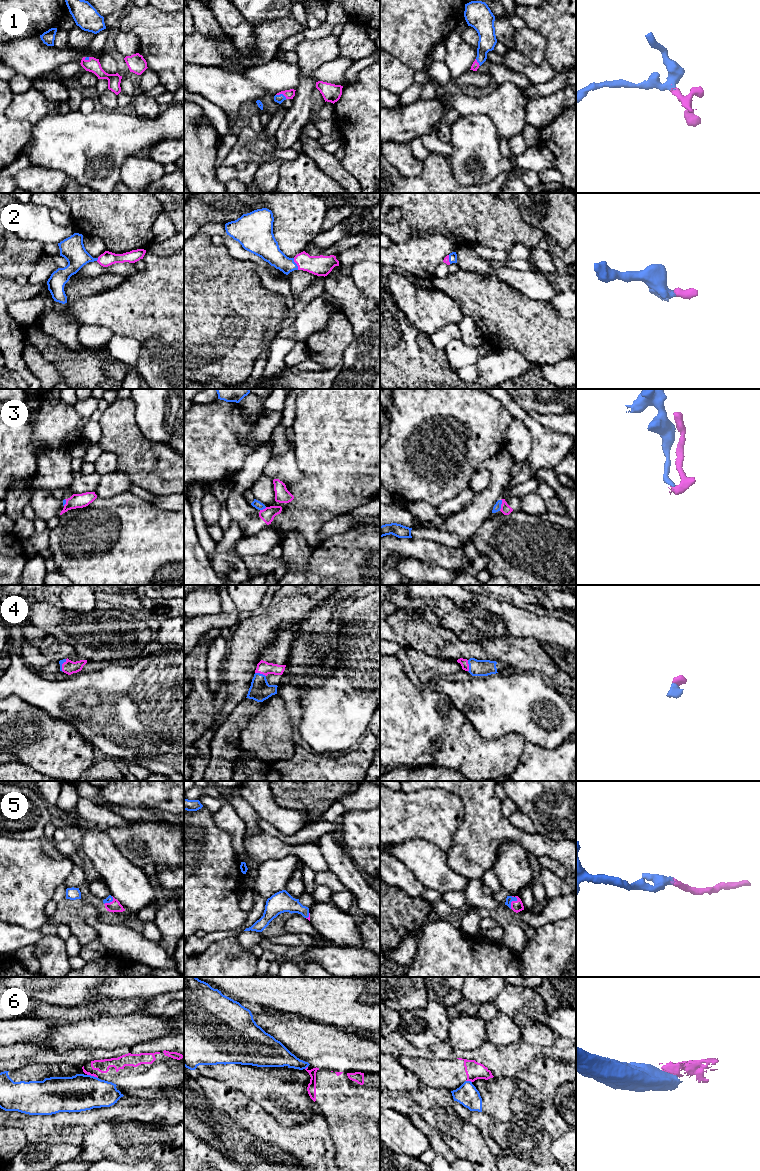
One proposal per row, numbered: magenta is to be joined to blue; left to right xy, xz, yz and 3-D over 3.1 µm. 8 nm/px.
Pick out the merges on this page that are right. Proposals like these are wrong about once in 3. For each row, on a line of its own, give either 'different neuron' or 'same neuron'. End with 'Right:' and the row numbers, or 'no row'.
1: same neuron
2: same neuron
3: different neuron
4: same neuron
5: same neuron
6: different neuron
Right: 1, 2, 4, 5

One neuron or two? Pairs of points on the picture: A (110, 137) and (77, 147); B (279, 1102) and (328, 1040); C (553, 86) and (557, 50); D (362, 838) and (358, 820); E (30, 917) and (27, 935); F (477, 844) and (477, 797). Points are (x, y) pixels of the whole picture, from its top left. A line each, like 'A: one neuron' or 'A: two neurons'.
A: one neuron
B: two neurons
C: two neurons
D: one neuron
E: two neurons
F: one neuron

